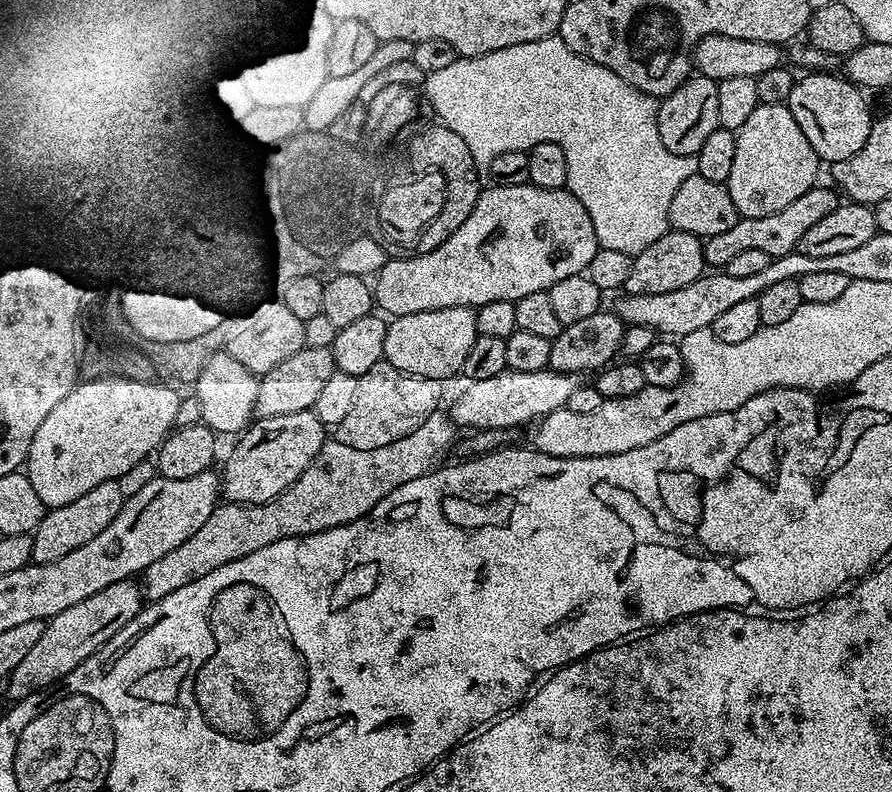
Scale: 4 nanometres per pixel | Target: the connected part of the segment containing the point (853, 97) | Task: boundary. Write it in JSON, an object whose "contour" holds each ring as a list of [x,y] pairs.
{"contour":[[[813,72],[797,79],[794,90],[790,90],[787,106],[790,114],[794,114],[794,122],[802,126],[802,134],[806,134],[821,161],[845,160],[866,146],[874,113],[868,109],[868,100],[864,96],[867,95],[840,74]]]}

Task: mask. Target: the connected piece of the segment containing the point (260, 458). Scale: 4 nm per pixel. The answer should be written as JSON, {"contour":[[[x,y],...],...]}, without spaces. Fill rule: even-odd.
{"contour":[[[309,410],[298,414],[282,414],[257,419],[239,437],[236,449],[228,456],[220,476],[222,496],[233,504],[265,504],[286,491],[314,462],[318,450],[326,442],[326,425]]]}

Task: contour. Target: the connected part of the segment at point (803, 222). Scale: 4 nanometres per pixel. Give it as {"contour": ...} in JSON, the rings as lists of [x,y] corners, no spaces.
{"contour":[[[817,186],[806,190],[806,194],[802,194],[802,198],[790,202],[790,206],[778,210],[778,214],[766,214],[762,218],[746,216],[734,226],[730,226],[730,230],[724,231],[723,234],[707,237],[704,240],[705,265],[716,270],[723,269],[730,262],[730,258],[742,254],[742,250],[766,250],[766,254],[770,254],[773,258],[797,251],[802,234],[806,234],[806,230],[810,230],[810,226],[818,226],[818,222],[822,222],[822,218],[826,218],[826,214],[839,208],[842,203],[841,197],[831,187],[828,188]]]}

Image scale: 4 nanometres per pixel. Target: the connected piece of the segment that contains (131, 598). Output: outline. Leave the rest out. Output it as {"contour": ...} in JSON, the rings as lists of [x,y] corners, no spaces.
{"contour":[[[130,579],[114,582],[106,586],[106,590],[98,590],[98,594],[90,594],[90,598],[53,616],[45,623],[42,638],[38,638],[37,644],[26,653],[26,658],[22,658],[22,662],[18,662],[18,666],[14,666],[14,670],[8,675],[6,687],[9,701],[21,700],[31,692],[41,692],[43,688],[59,684],[70,674],[70,670],[74,670],[106,642],[110,642],[110,638],[118,634],[118,630],[130,626],[130,622],[134,622],[145,604],[141,585],[135,579]]]}

